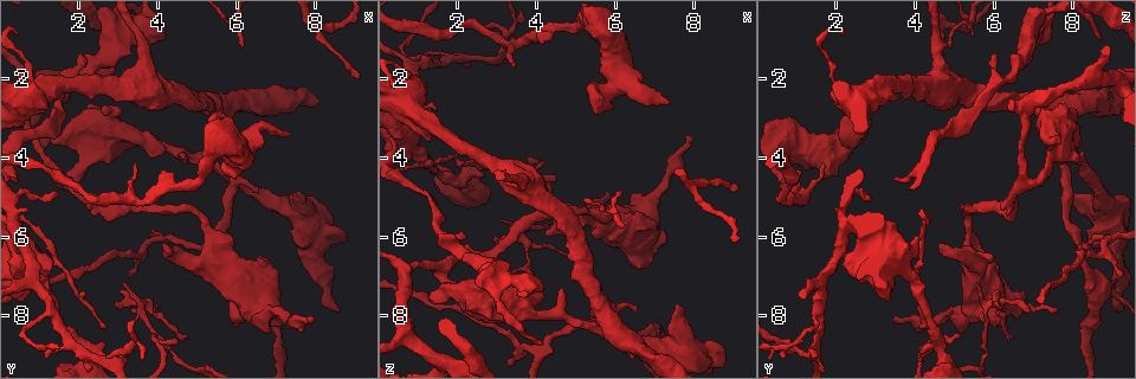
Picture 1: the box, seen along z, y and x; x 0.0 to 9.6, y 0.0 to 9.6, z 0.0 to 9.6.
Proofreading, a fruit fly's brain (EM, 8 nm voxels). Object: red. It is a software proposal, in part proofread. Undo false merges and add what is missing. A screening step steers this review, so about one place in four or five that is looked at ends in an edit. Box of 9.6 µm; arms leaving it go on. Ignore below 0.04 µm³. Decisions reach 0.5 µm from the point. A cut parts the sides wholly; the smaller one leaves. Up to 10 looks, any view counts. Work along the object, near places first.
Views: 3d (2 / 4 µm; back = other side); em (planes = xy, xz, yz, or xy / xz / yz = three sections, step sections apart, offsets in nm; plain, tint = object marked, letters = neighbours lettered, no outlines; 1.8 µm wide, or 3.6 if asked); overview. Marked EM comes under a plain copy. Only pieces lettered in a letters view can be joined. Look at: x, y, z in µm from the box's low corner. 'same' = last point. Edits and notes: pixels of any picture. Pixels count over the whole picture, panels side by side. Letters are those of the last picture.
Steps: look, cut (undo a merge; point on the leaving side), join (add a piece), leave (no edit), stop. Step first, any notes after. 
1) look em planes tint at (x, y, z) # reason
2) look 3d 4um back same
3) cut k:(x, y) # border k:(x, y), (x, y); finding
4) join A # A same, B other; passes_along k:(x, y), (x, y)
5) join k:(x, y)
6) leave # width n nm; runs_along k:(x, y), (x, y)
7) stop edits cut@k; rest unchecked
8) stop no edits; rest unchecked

look em 3.6um planes letters at (0.75, 2.35, 2.15) # sudden change in width

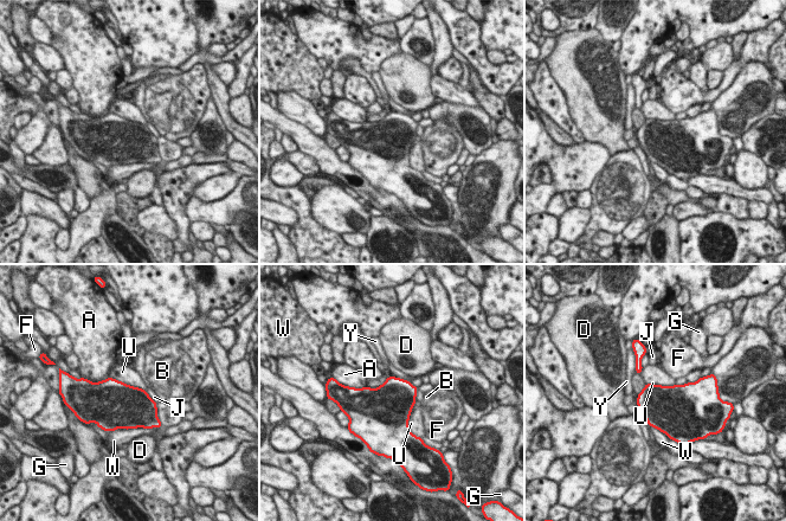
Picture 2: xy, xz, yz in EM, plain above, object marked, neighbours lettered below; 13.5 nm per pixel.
leave # width 600 nm; A other, B other, D other, F other, G other, J other, U other, W other, Y other; border 2:(107, 377), (145, 390); all the same neuron

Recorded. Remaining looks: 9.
look 3d 4um at (6.55, 4.80, 7.95) # free end

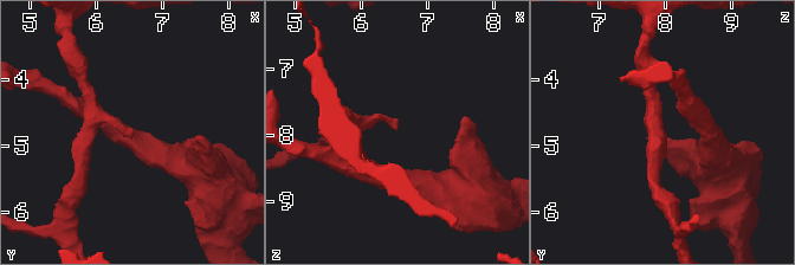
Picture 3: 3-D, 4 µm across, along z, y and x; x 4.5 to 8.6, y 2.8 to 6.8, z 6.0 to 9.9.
look em planes letters at (6.55, 4.75, 7.90) # now the EM

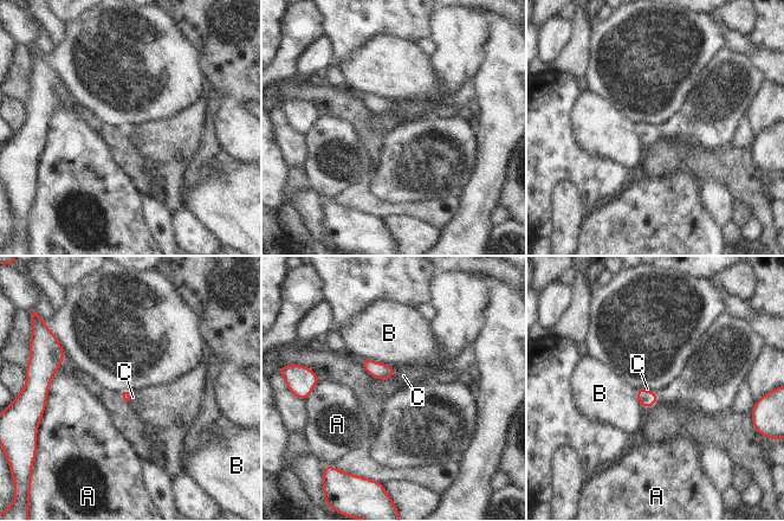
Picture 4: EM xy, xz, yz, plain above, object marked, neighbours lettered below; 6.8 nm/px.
join C # A other, B other, C same; passes_along 4:(374, 368), (394, 373), (403, 375); the neuron continues

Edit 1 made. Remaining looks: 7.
look overview

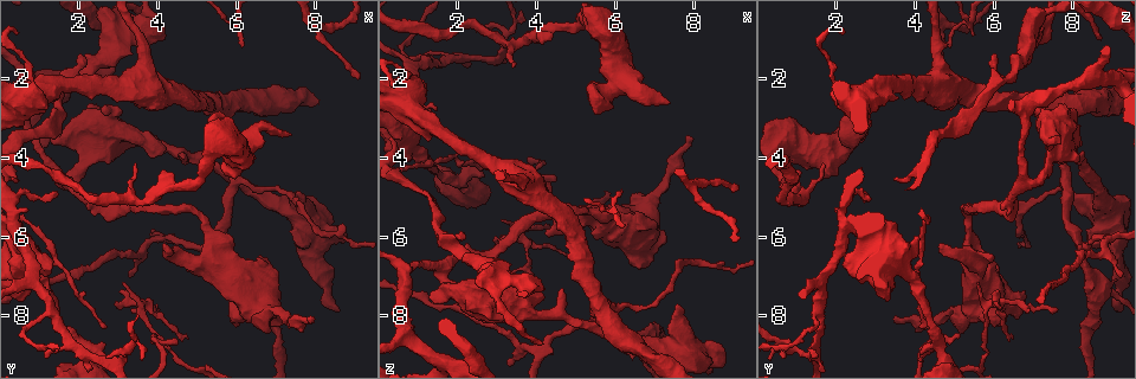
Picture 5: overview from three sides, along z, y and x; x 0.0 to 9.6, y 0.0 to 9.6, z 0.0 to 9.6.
look 3d 4um at (6.30, 7.35, 5.80) # thick turns thin

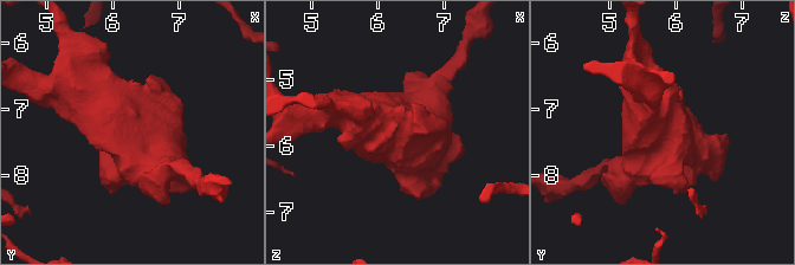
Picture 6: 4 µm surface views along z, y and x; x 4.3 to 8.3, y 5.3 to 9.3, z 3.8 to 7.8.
look em 3.6um planes letters at (6.25, 7.35, 5.85) # need the tissue

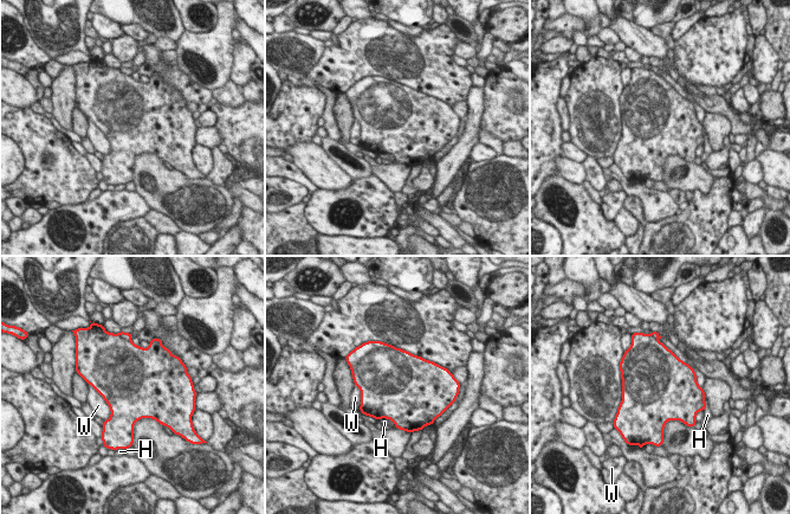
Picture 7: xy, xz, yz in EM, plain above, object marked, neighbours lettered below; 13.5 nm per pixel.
leave # longest_contact W 500 nm; H other, W other; all the same neuron

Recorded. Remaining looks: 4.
look em planes tint at (1.50, 4.95, 2.75) # thin end

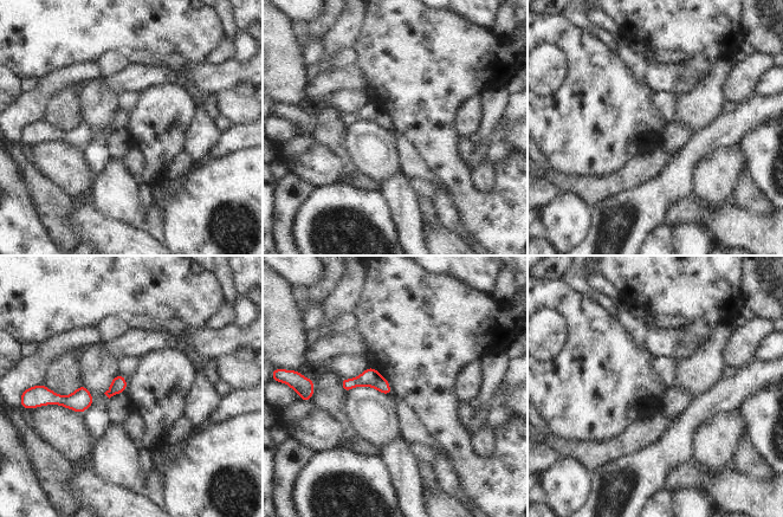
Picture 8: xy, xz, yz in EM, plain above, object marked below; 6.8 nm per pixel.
look em planes letters same # what lies round it

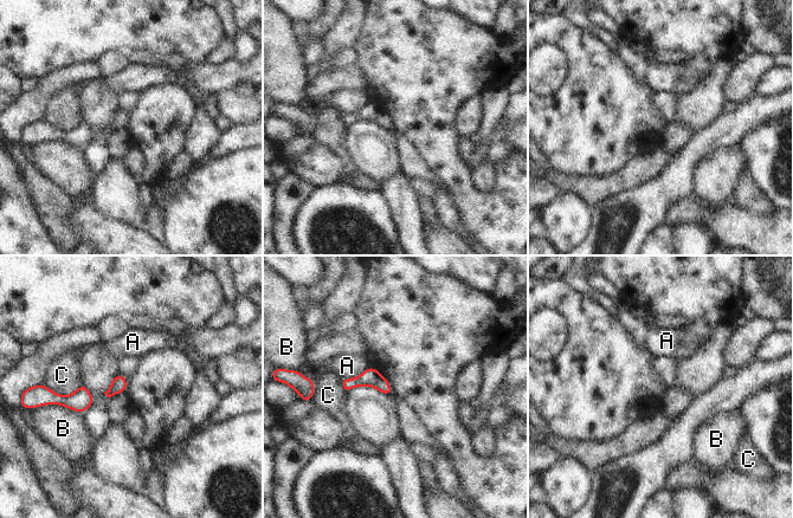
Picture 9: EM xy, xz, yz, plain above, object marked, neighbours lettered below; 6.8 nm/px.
leave # A other, B other, C other; none of them fits

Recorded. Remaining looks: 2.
stop edits join@4; rest unchecked

